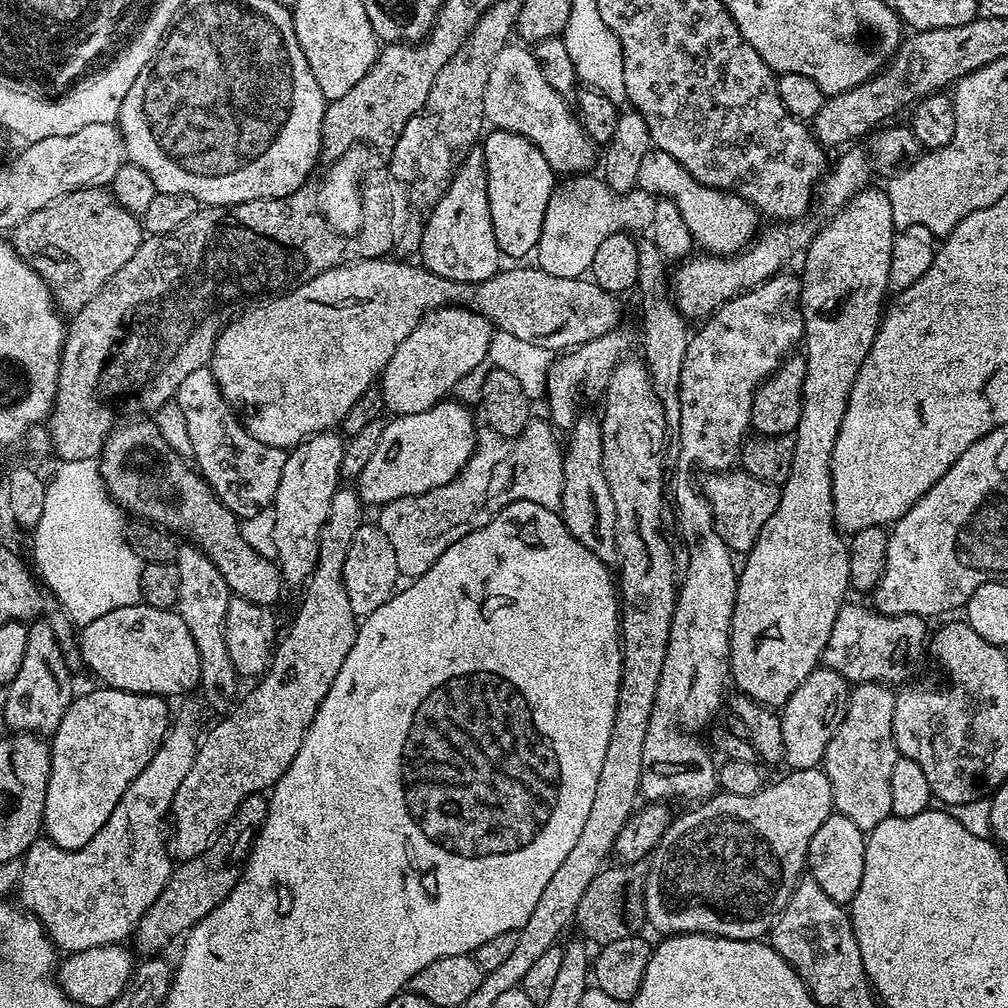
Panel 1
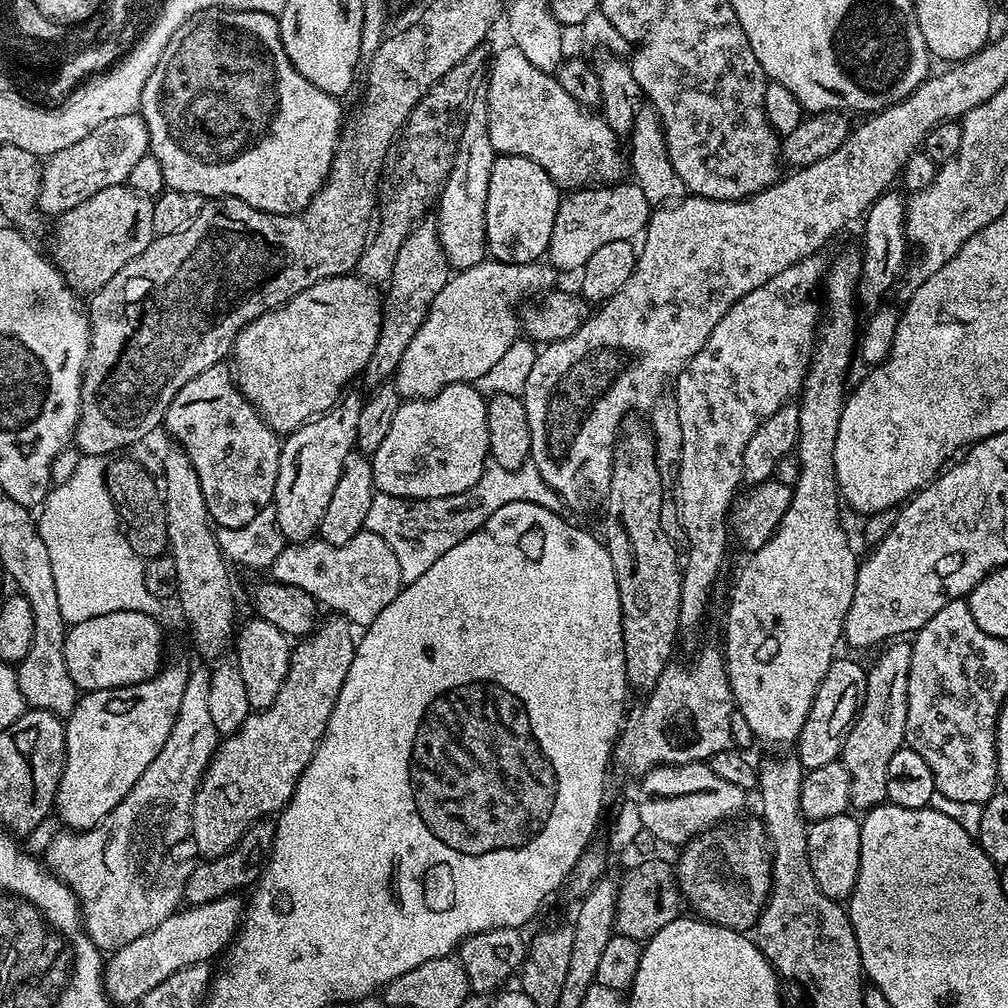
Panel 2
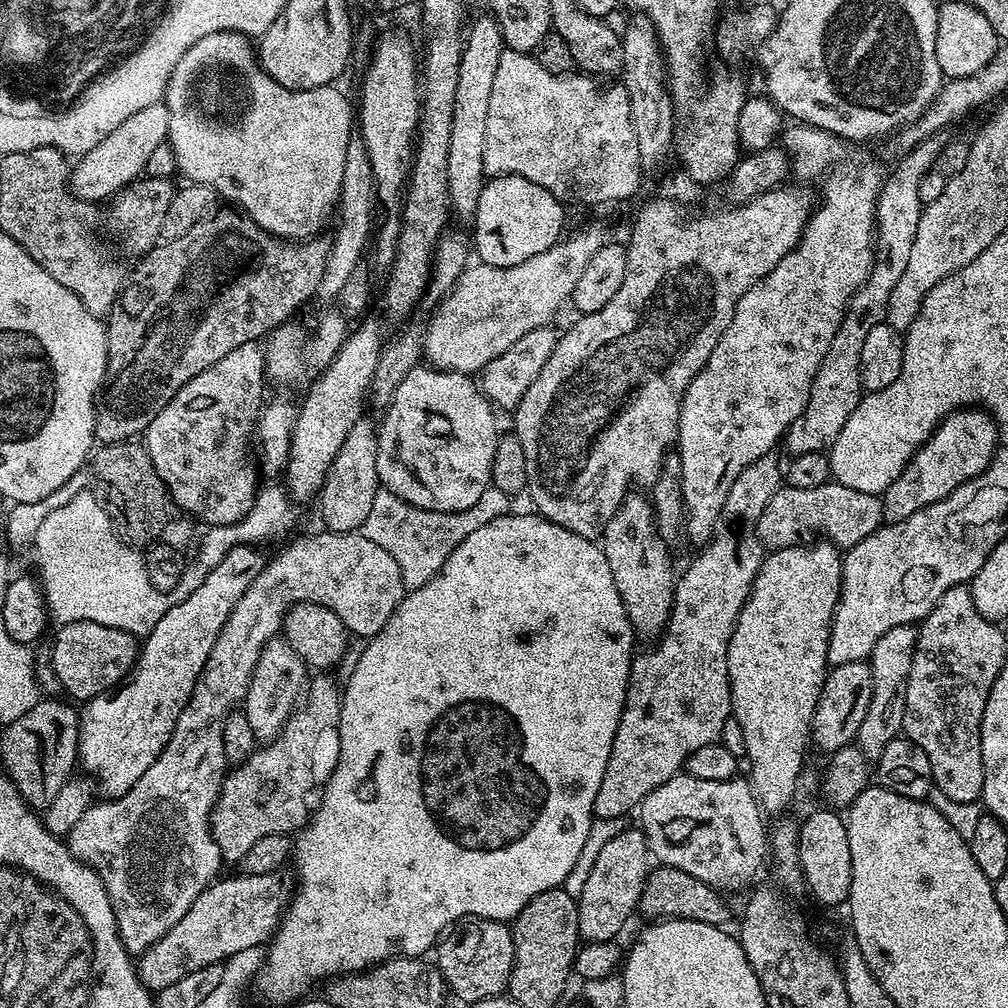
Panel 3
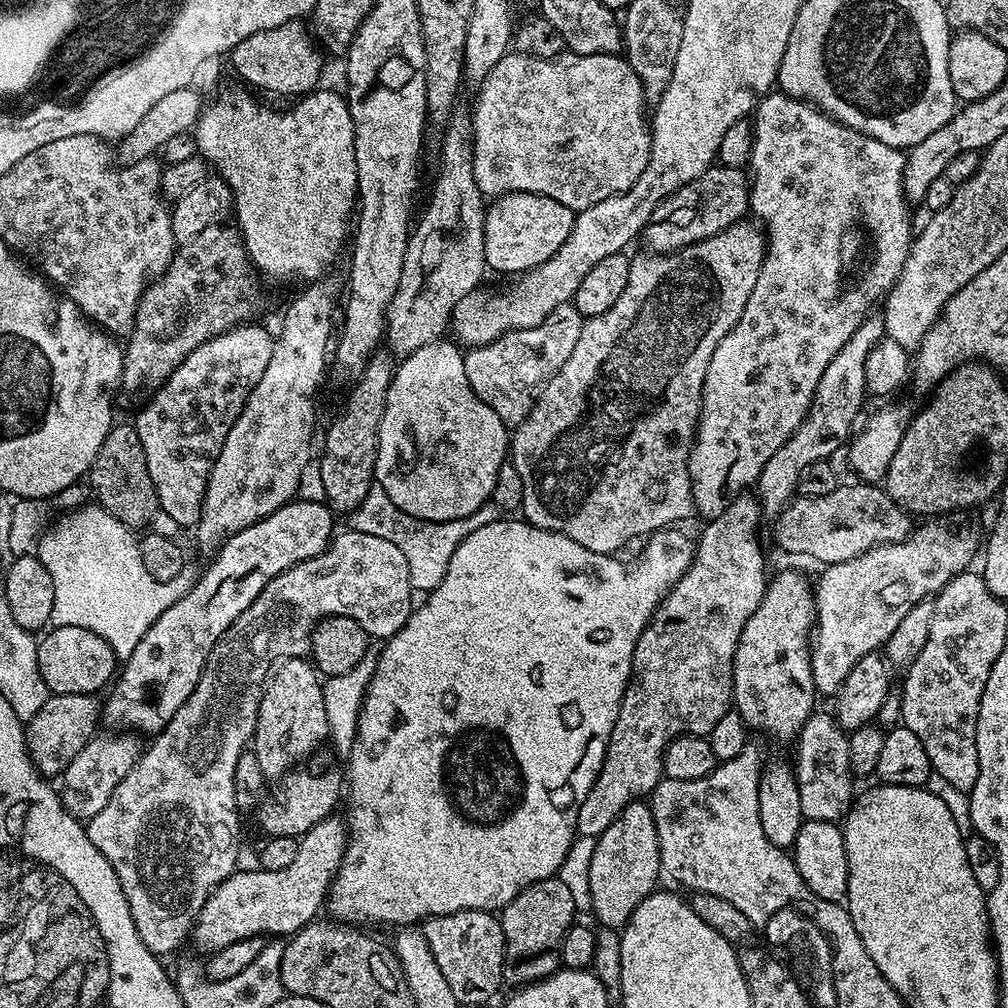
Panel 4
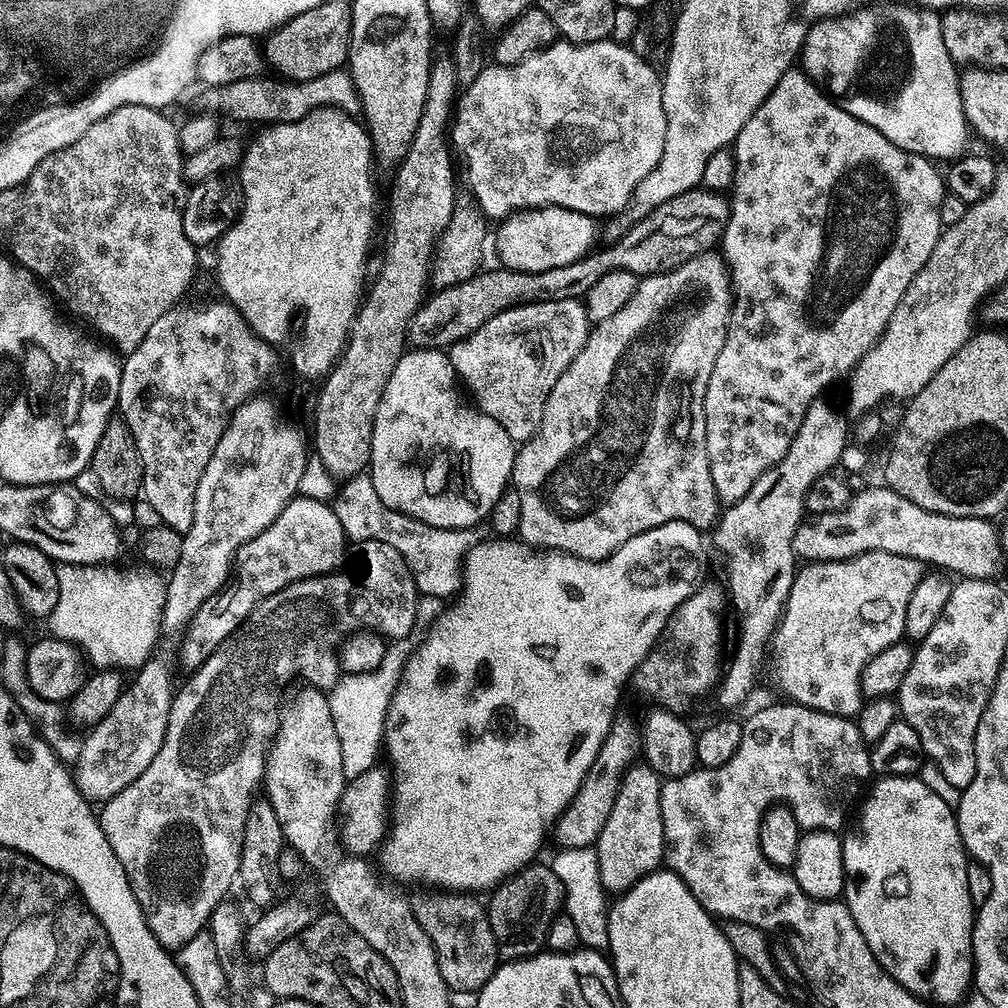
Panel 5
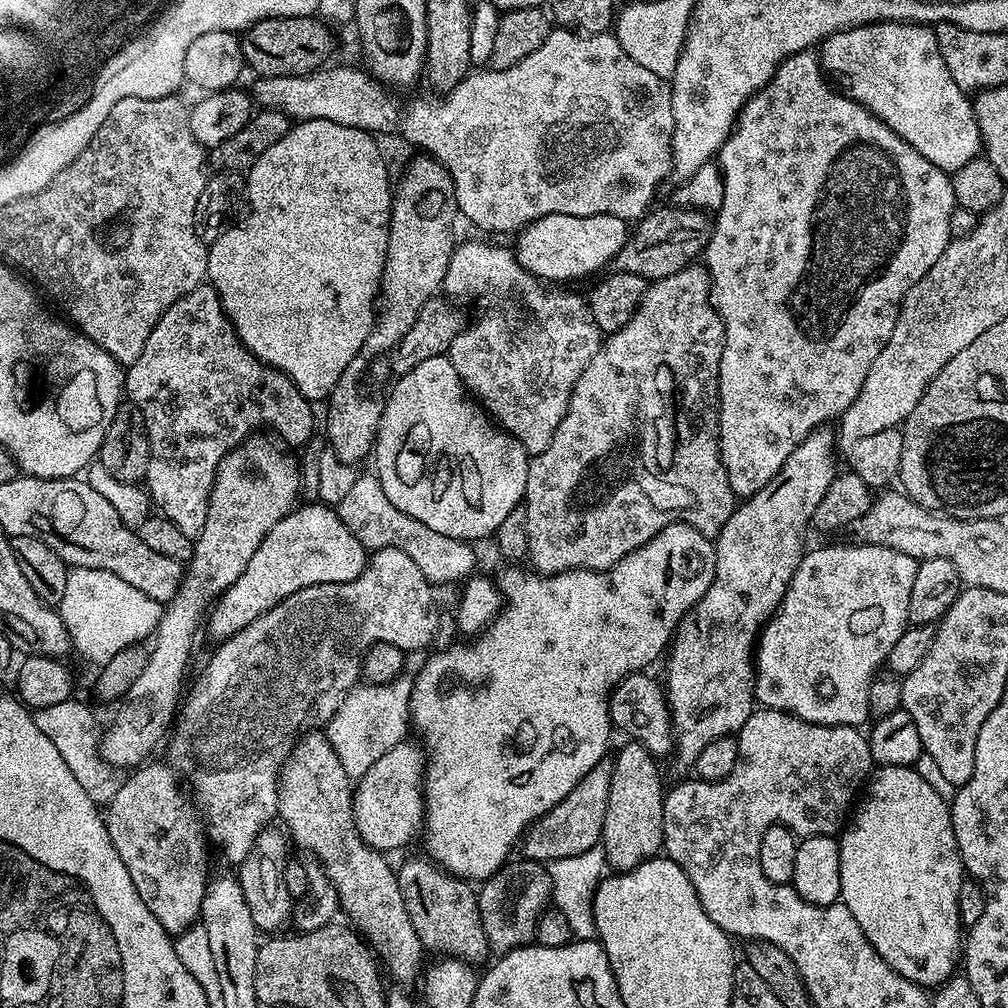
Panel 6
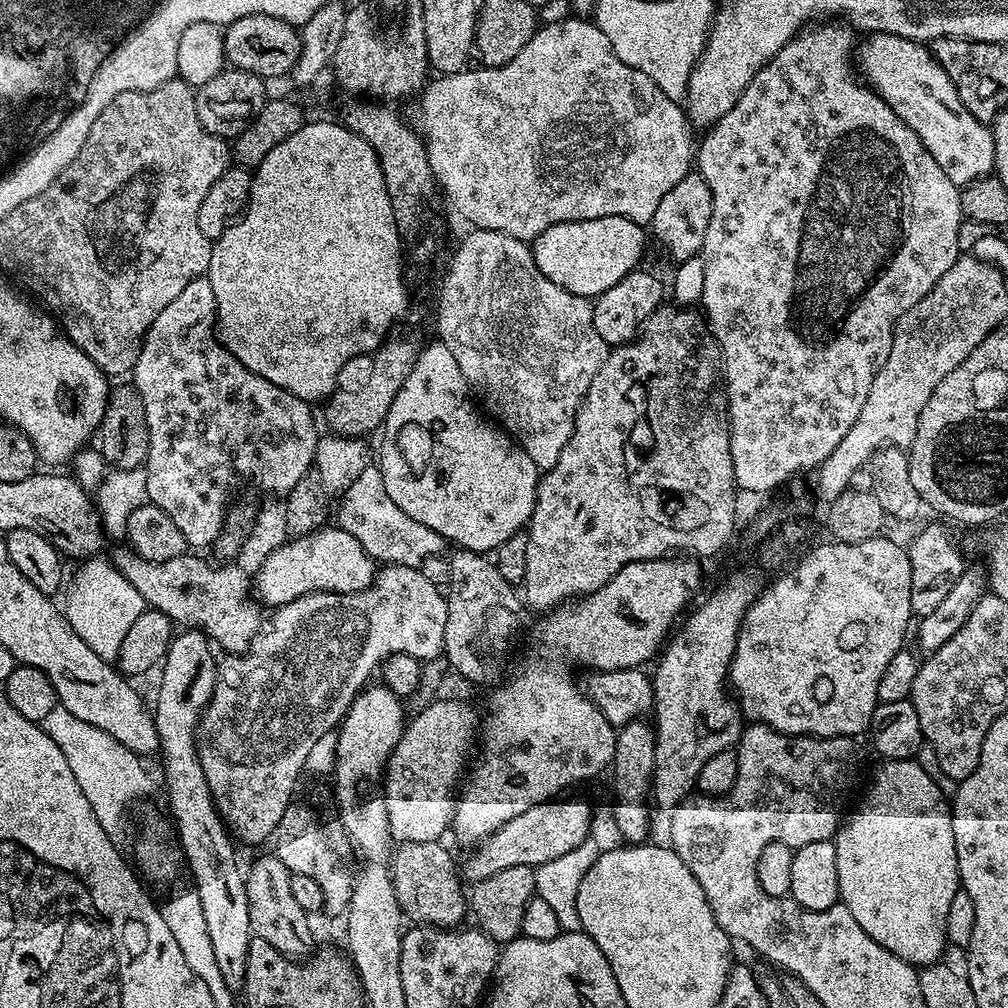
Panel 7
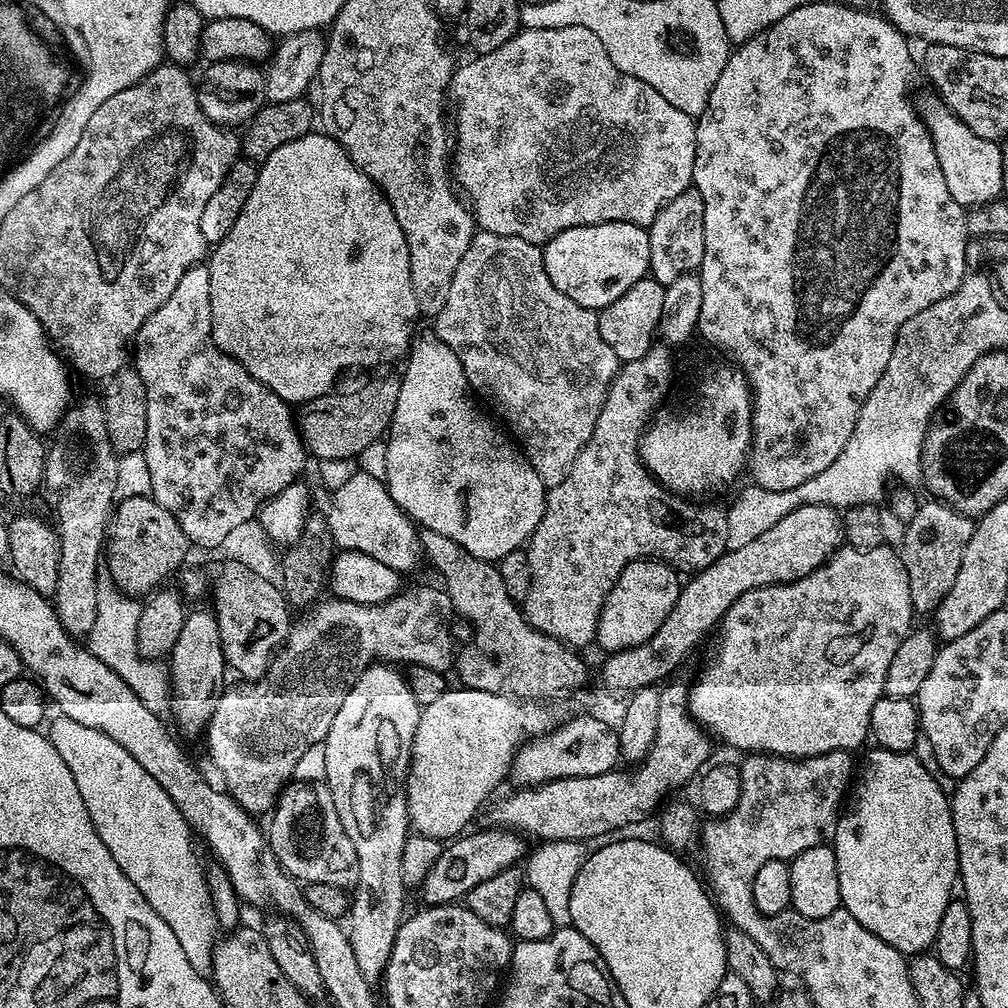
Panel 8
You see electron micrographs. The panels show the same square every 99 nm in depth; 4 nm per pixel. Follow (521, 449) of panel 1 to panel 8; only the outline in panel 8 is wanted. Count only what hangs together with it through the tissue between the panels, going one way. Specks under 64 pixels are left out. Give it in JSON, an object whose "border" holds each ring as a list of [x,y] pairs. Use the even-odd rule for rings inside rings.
{"border":[[[356,470],[352,477],[331,493],[330,498],[332,505],[326,513],[327,532],[337,549],[370,554],[370,558],[386,562],[386,566],[401,574],[407,574],[422,560],[420,533],[413,521],[396,505],[385,481]]]}

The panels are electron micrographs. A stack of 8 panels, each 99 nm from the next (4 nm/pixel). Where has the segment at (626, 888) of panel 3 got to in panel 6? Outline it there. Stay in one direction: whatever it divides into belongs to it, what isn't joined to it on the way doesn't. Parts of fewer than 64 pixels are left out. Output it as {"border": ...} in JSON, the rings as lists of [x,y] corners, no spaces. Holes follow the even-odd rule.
{"border":[[[628,742],[612,760],[602,847],[607,867],[617,873],[629,872],[639,864],[645,864],[664,847],[666,784],[660,781],[660,768],[656,764],[659,764],[657,757],[651,756],[646,746],[635,742]]]}

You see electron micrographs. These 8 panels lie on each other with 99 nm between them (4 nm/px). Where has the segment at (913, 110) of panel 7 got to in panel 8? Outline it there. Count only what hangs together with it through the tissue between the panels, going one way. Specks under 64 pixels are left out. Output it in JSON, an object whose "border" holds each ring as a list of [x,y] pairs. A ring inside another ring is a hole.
{"border":[[[939,95],[924,96],[918,100],[918,111],[928,133],[932,136],[934,150],[938,154],[938,166],[942,166],[942,178],[946,178],[946,190],[965,210],[977,204],[989,204],[992,200],[1001,199],[1006,174],[1002,170],[1002,162],[1006,152],[995,140],[980,138],[966,126],[966,122],[958,119],[952,109],[944,103]]]}

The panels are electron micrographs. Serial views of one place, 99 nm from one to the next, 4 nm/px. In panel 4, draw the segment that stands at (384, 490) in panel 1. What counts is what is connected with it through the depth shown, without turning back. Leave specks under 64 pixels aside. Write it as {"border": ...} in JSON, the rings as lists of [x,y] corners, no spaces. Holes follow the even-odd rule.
{"border":[[[441,338],[430,342],[426,346],[414,350],[414,354],[403,357],[395,365],[392,381],[386,394],[386,406],[382,414],[382,422],[378,430],[378,450],[376,451],[376,474],[374,480],[379,488],[386,490],[386,494],[390,494],[390,502],[394,502],[394,506],[398,506],[398,510],[406,510],[406,514],[410,514],[414,518],[433,520],[434,522],[466,518],[470,514],[474,514],[474,510],[478,510],[483,504],[491,501],[496,475],[500,467],[509,459],[509,456],[509,425],[504,424],[502,418],[498,418],[498,414],[494,414],[494,410],[490,410],[490,406],[486,406],[486,402],[482,402],[482,398],[478,398],[478,394],[474,394],[474,390],[470,386],[470,378],[466,378],[464,352],[451,339]]]}

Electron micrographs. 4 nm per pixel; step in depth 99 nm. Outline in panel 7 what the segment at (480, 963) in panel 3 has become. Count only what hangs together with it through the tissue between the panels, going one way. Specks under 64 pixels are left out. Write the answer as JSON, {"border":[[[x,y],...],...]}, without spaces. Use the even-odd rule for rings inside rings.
{"border":[[[440,840],[400,844],[395,849],[390,867],[394,894],[405,917],[416,926],[452,930],[465,923],[466,888],[463,888],[465,885],[457,861],[456,864],[452,861],[451,854],[442,845]]]}

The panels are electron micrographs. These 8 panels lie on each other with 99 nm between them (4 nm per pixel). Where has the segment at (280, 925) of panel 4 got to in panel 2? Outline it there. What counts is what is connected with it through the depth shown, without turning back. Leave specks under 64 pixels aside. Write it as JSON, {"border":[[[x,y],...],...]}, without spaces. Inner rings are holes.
{"border":[[[239,895],[223,896],[214,902],[181,907],[166,922],[154,926],[150,934],[134,938],[126,946],[116,949],[107,957],[104,966],[104,990],[113,1005],[136,1002],[175,971],[217,959],[240,931],[246,904]]]}

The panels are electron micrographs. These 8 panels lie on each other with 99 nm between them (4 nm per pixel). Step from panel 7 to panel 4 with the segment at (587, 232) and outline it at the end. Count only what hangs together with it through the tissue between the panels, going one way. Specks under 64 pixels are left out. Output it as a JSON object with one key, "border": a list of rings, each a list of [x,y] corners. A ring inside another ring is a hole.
{"border":[[[511,192],[505,196],[497,196],[487,205],[484,214],[484,262],[489,269],[496,272],[512,272],[519,274],[537,268],[546,262],[570,238],[570,230],[576,221],[571,208],[562,206],[562,202],[554,202],[554,198],[546,198],[542,194],[529,192]]]}

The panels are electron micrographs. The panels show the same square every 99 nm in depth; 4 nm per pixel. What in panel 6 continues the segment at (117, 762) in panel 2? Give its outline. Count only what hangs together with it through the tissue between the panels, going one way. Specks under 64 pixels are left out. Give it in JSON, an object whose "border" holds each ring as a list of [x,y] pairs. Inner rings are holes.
{"border":[[[308,502],[304,505],[305,508],[297,507],[269,530],[266,538],[262,538],[258,550],[254,550],[254,558],[250,558],[238,582],[234,582],[225,592],[220,593],[218,599],[211,605],[206,616],[206,632],[208,628],[209,634],[216,639],[216,642],[228,640],[238,630],[250,626],[254,618],[266,614],[274,606],[278,606],[278,602],[290,598],[290,594],[306,586],[350,582],[358,578],[358,574],[362,574],[366,563],[366,549],[358,542],[358,538],[354,538],[354,534],[350,534],[347,526],[340,521],[339,515],[325,503]]]}

